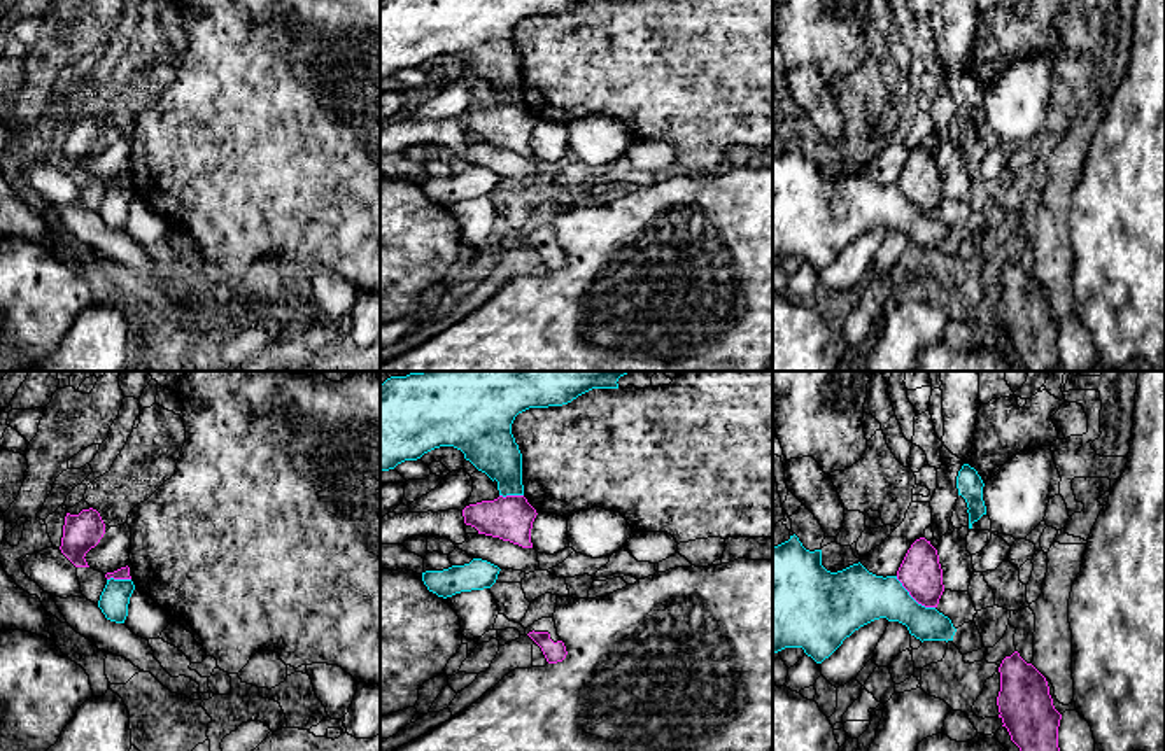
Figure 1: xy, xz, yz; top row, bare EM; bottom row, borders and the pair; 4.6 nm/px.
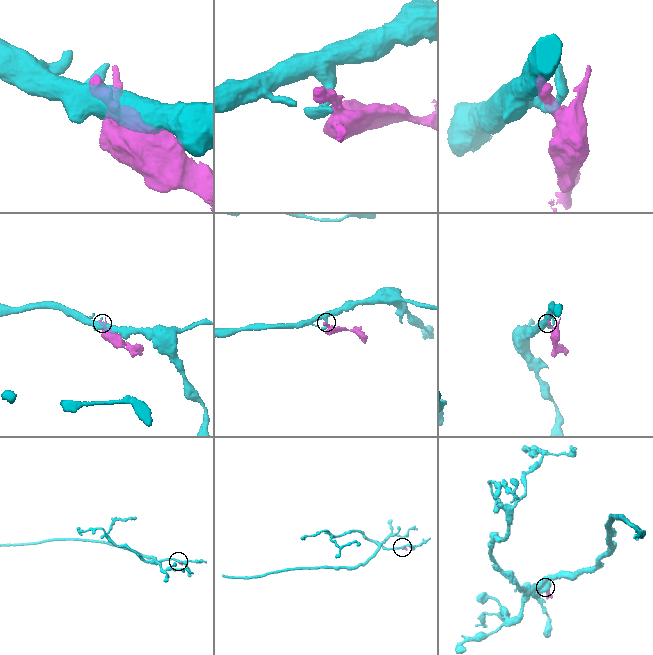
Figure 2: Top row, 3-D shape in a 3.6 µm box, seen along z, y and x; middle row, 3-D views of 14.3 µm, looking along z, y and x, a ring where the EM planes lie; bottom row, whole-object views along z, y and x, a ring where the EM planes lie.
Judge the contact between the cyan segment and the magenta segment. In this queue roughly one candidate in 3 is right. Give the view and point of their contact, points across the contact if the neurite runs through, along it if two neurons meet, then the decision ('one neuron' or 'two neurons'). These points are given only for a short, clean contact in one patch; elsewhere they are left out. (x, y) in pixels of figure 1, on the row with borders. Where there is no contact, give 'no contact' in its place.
meets cyan in yz at (911, 597); border along yz (896, 576), (918, 603), (934, 608); two neurons

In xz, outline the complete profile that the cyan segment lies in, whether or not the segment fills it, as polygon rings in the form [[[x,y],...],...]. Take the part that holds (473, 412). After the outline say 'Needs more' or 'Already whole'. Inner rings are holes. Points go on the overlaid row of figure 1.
[[[422,371],[391,376],[380,385],[380,471],[405,460],[454,446],[478,471],[498,481],[499,495],[524,495],[522,453],[512,434],[515,417],[529,408],[562,406],[592,389],[618,389],[618,378],[629,371]]]. Already whole

